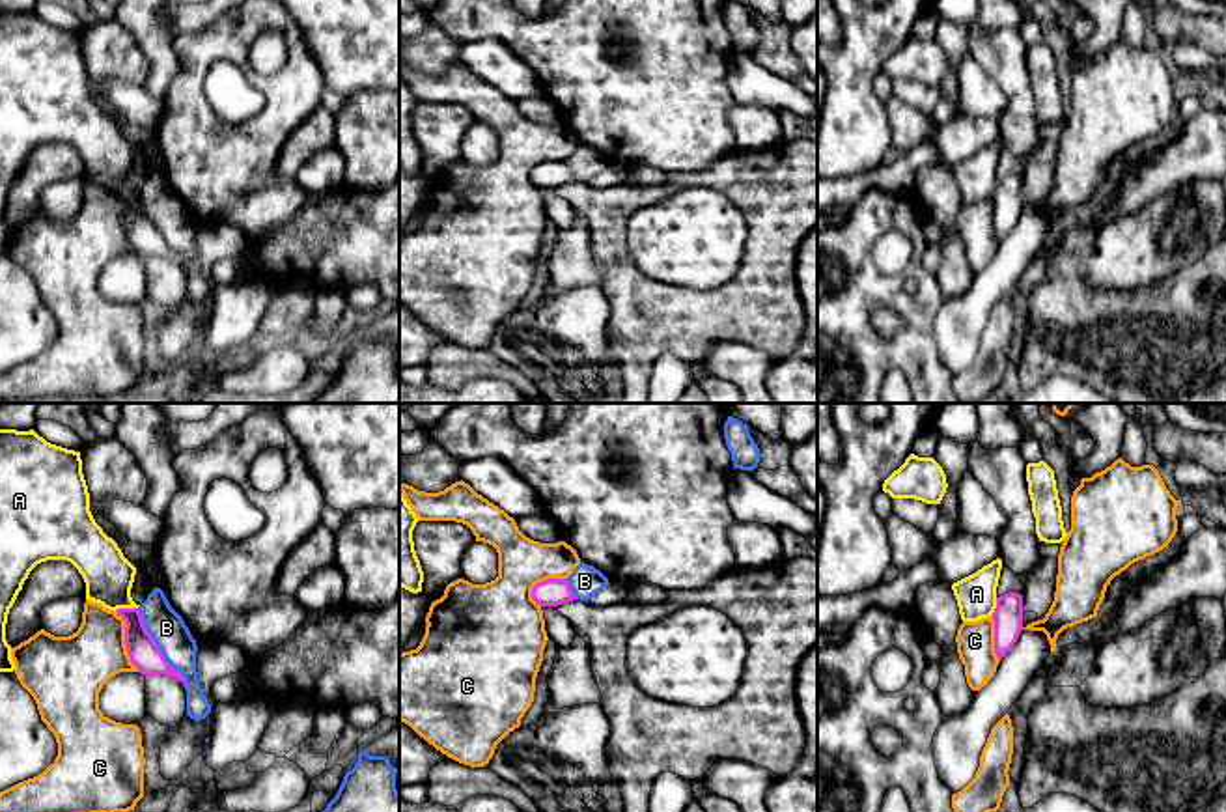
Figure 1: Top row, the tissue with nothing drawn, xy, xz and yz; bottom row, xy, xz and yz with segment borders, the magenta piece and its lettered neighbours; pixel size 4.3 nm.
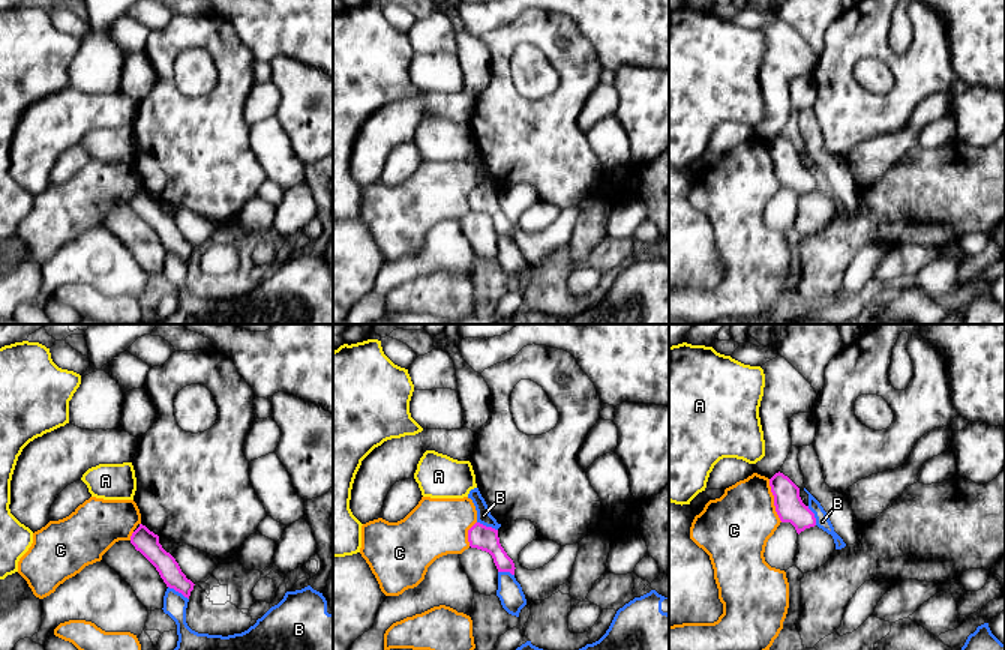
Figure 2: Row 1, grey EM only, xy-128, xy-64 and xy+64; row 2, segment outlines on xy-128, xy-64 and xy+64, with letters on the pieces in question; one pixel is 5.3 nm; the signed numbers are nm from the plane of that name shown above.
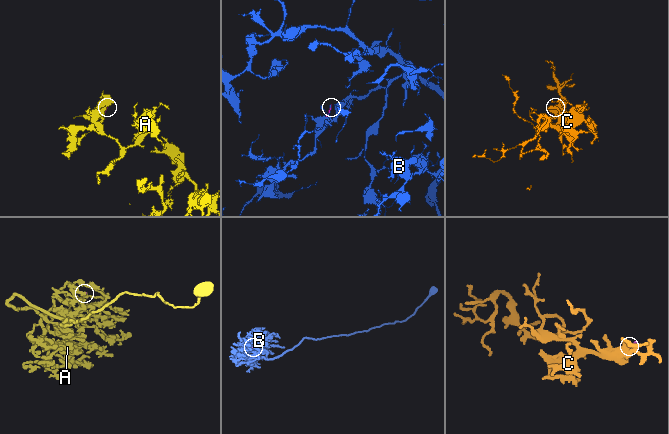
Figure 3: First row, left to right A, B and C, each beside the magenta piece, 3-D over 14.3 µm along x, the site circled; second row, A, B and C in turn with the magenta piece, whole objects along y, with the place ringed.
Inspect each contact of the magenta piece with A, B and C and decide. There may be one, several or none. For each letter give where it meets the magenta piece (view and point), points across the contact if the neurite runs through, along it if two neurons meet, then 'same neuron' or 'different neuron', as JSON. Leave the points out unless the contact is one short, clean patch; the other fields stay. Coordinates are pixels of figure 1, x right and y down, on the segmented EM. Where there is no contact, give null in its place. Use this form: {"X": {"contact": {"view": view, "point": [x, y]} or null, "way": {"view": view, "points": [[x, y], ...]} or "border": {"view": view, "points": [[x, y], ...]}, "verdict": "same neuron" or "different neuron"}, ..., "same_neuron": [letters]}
{"A": {"contact": {"view": "xy", "point": [125, 609]}, "border": {"view": "xy", "points": [[137, 607], [118, 607], [114, 611]]}, "verdict": "different neuron"}, "B": {"contact": {"view": "xy", "point": [157, 648]}, "verdict": "different neuron"}, "C": {"contact": {"view": "xy", "point": [125, 641]}, "border": {"view": "xy", "points": [[116, 611], [125, 624], [125, 652], [139, 671]]}, "verdict": "different neuron"}, "same_neuron": []}

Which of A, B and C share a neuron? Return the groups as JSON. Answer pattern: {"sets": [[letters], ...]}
{"sets": [["A"], ["B"], ["C"]]}

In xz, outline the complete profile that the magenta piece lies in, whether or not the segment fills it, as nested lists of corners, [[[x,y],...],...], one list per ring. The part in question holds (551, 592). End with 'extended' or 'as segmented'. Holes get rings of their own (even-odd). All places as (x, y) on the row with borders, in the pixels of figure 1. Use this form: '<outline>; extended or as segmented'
[[[547,579],[534,586],[532,599],[539,607],[558,607],[577,597],[565,579]]]; as segmented

